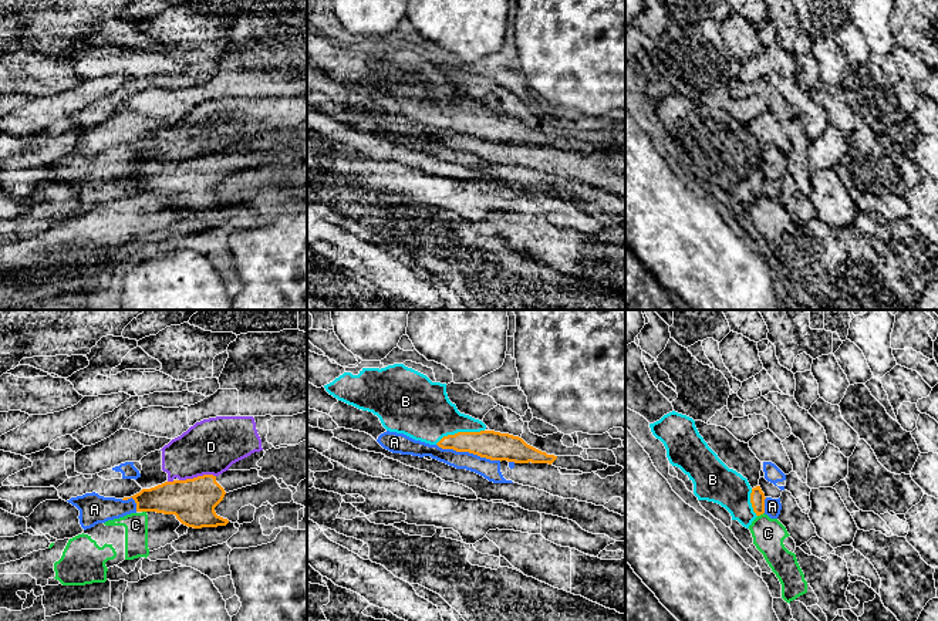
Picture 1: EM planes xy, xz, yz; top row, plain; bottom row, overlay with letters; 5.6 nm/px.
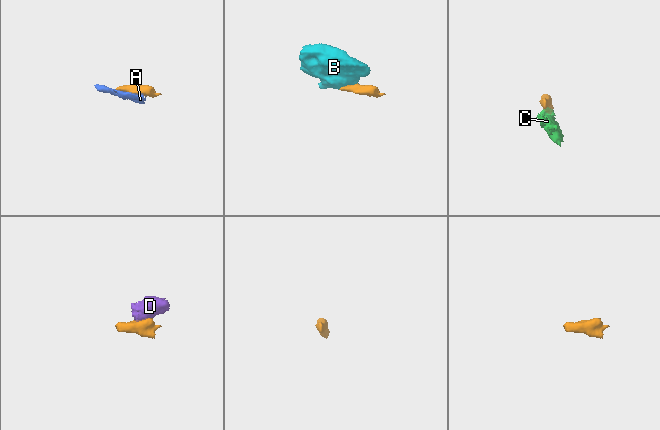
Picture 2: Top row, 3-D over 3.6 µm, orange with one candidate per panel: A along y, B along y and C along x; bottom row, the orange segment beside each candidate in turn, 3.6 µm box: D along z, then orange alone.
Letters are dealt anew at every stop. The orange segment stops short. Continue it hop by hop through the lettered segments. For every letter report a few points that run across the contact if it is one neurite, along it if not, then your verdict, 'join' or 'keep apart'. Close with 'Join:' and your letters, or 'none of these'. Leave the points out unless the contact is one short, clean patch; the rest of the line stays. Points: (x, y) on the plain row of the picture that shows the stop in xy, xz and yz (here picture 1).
A: keep apart
B: line xz (492, 127), (459, 114), (449, 111), (422, 93); join
C: line yz (763, 193), (758, 198); keep apart
D: line xy (215, 157), (198, 157), (179, 162); keep apart
Join: B

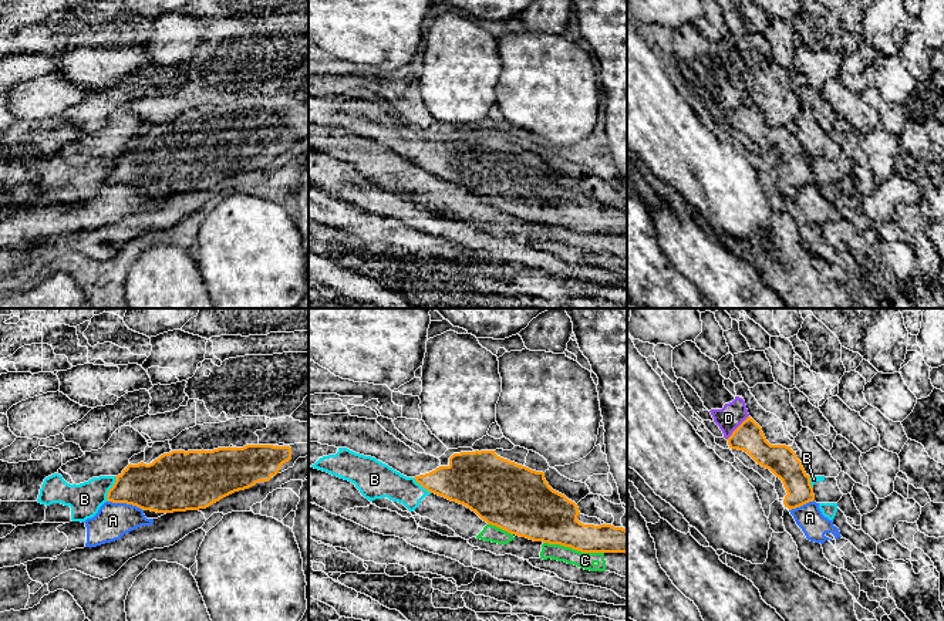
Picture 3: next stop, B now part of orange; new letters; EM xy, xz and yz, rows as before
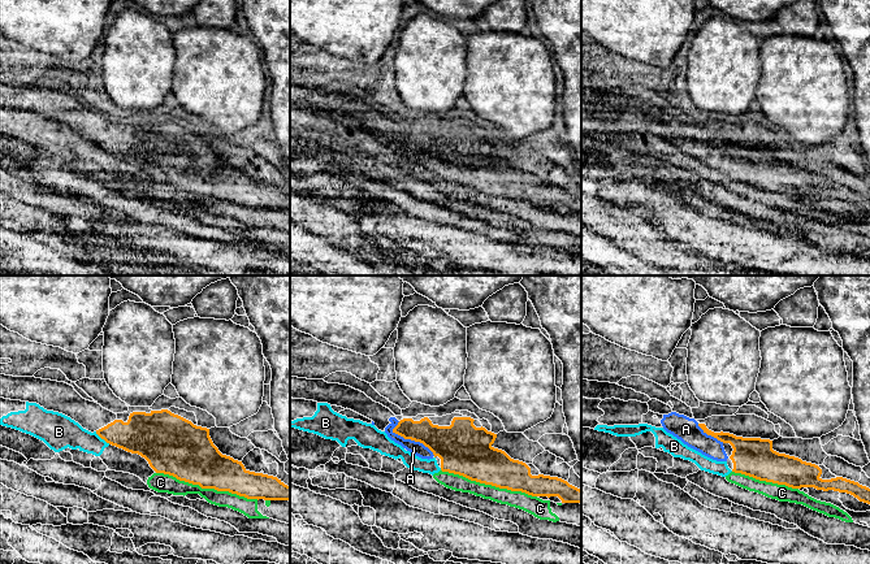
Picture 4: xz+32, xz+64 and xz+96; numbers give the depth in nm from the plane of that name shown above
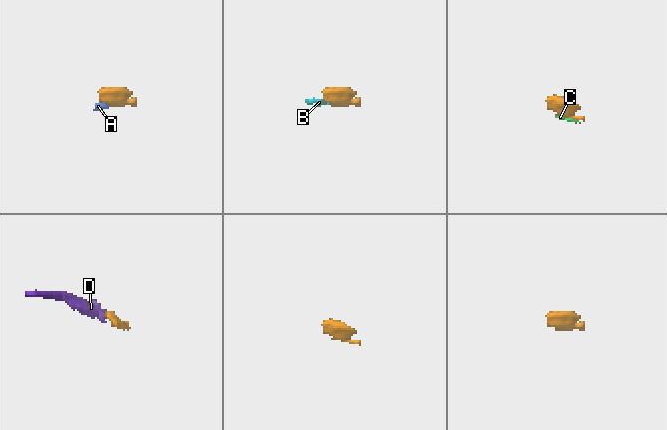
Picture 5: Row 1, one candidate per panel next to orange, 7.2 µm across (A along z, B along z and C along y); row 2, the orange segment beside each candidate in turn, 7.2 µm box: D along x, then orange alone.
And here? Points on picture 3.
A: join
B: line xy (115, 158), (107, 182); keep apart
C: keep apart
D: line yz (748, 97), (727, 121); keep apart
Join: A

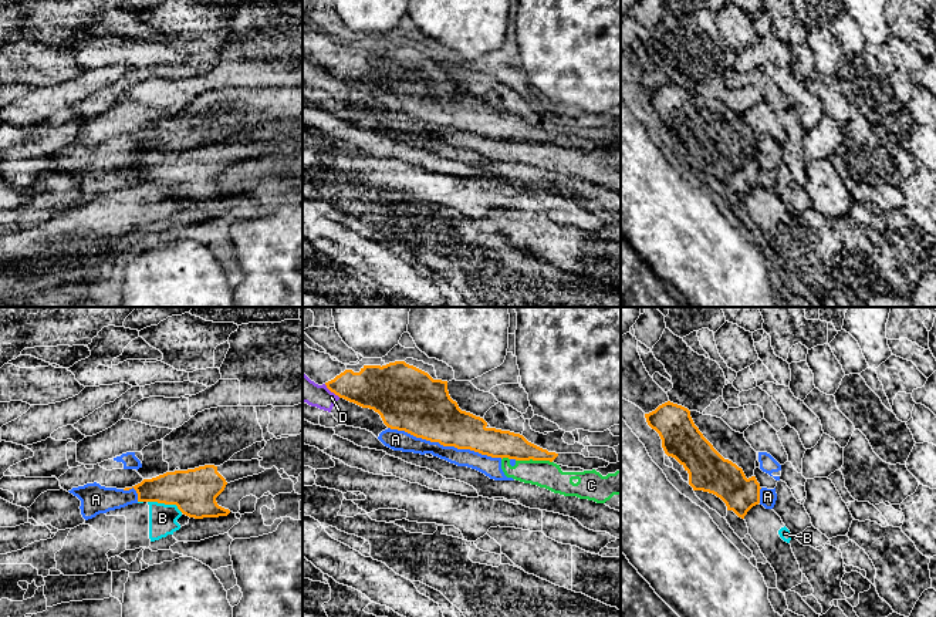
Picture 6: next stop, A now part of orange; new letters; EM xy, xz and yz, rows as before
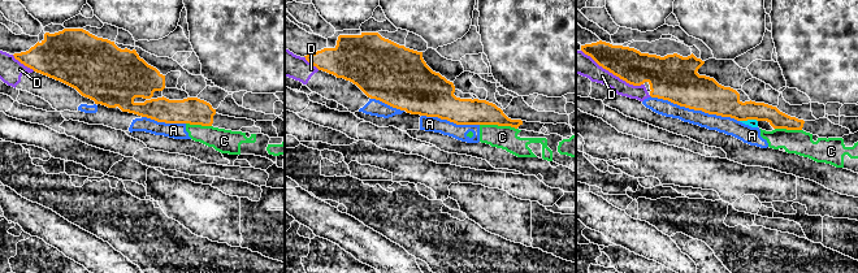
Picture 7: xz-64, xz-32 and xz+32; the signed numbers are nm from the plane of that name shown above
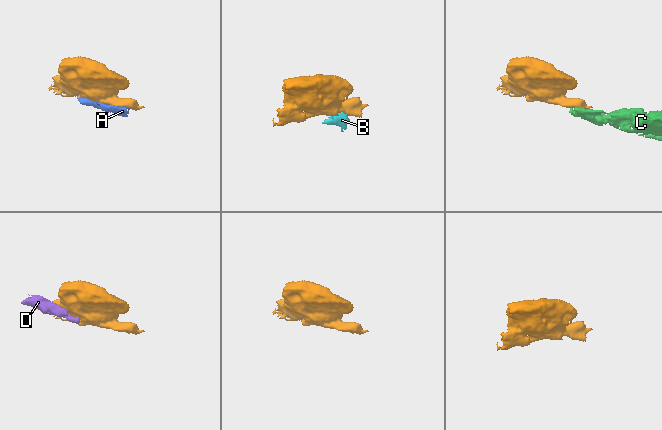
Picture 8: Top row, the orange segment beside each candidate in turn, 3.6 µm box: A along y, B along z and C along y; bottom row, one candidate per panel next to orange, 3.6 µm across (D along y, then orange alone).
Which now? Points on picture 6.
A: keep apart
B: keep apart
C: line xz (516, 141), (548, 141), (551, 144); keep apart
D: line xz (324, 66), (340, 78); keep apart
Join: none of these

